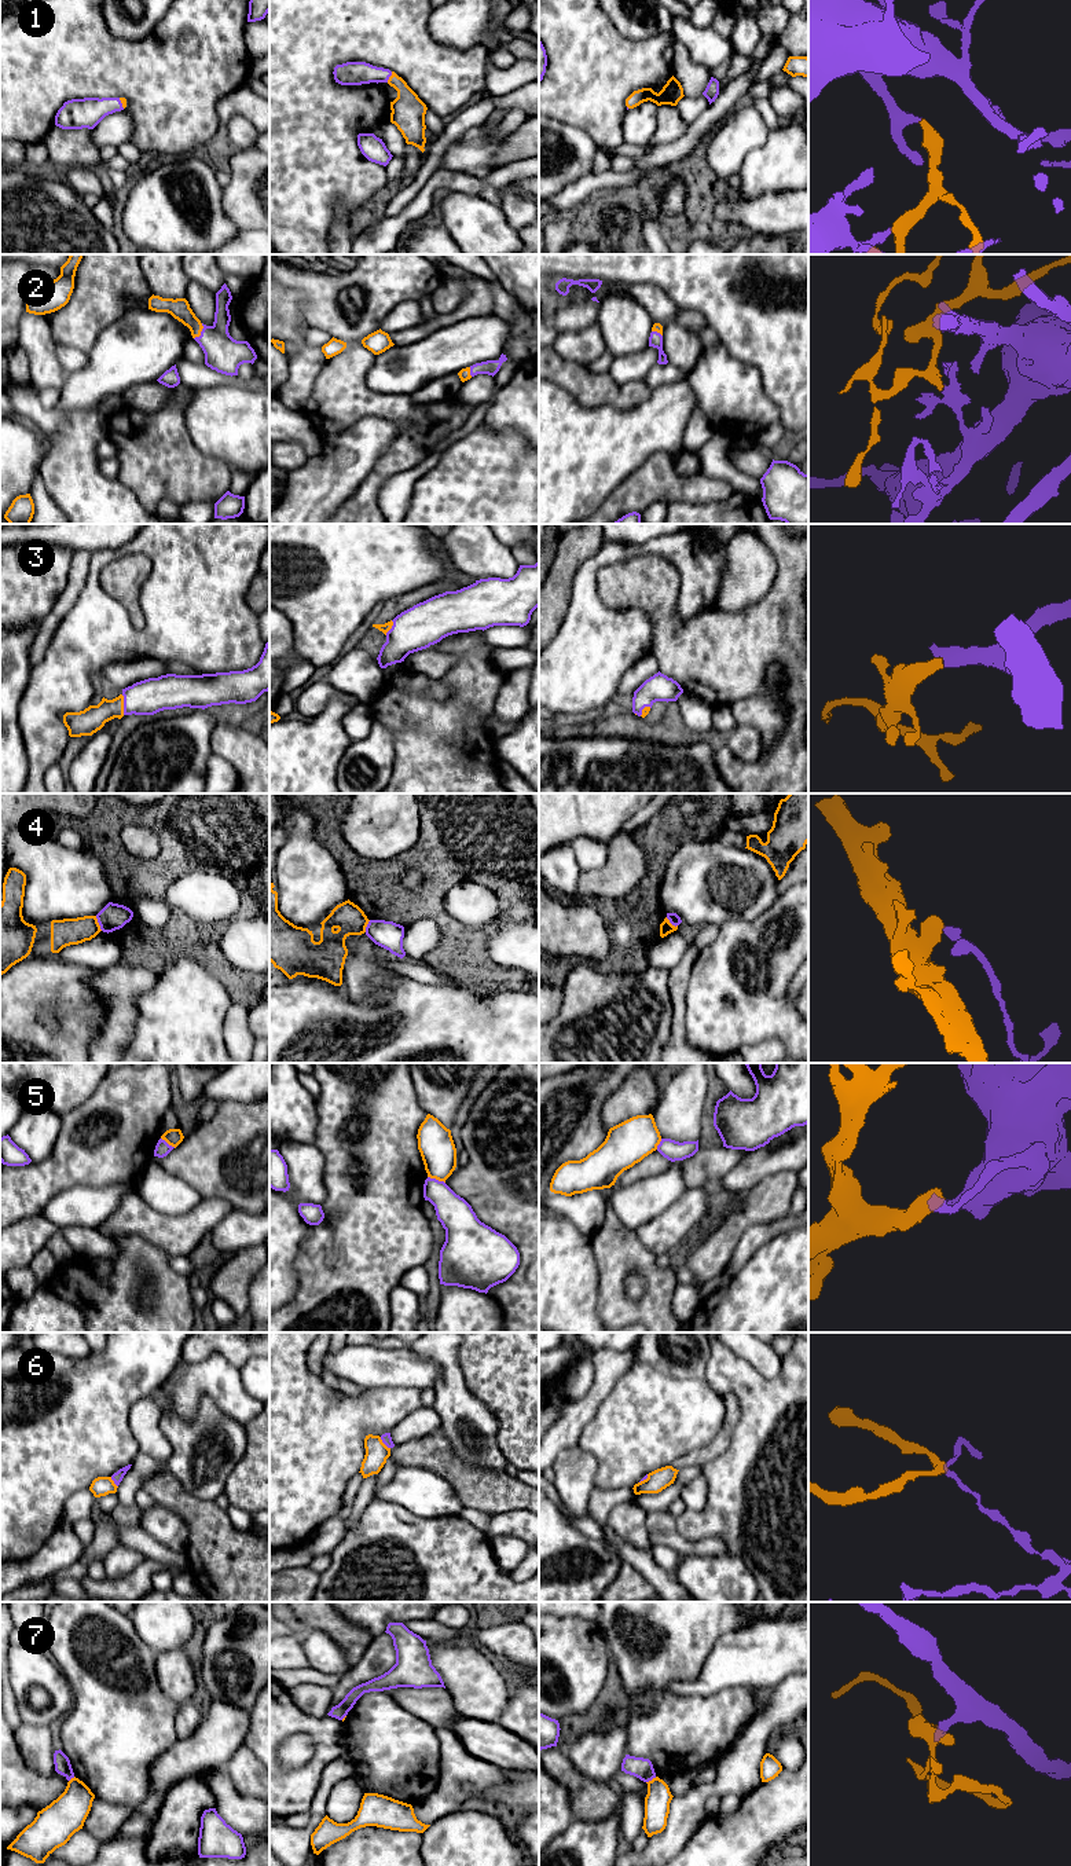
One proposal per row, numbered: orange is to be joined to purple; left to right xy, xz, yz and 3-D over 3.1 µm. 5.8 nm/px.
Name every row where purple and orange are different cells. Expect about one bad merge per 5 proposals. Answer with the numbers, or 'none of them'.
4, 5, 6, 7

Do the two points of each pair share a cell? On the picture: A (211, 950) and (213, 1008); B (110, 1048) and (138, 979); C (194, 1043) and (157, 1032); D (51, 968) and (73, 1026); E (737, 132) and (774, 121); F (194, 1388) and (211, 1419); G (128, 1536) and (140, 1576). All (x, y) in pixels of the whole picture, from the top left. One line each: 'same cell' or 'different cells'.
A: different cells
B: same cell
C: same cell
D: same cell
E: different cells
F: different cells
G: different cells

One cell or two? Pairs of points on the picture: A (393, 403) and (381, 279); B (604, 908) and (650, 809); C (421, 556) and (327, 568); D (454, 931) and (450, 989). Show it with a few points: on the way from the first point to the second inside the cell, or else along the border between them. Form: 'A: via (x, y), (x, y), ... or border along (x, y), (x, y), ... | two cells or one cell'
A: via (358, 385), (354, 381), (354, 332), (366, 315) | one cell
B: border along (663, 807), (631, 832) | two cells
C: via (398, 556), (351, 556) | one cell
D: border along (440, 972), (454, 978), (479, 996) | two cells

